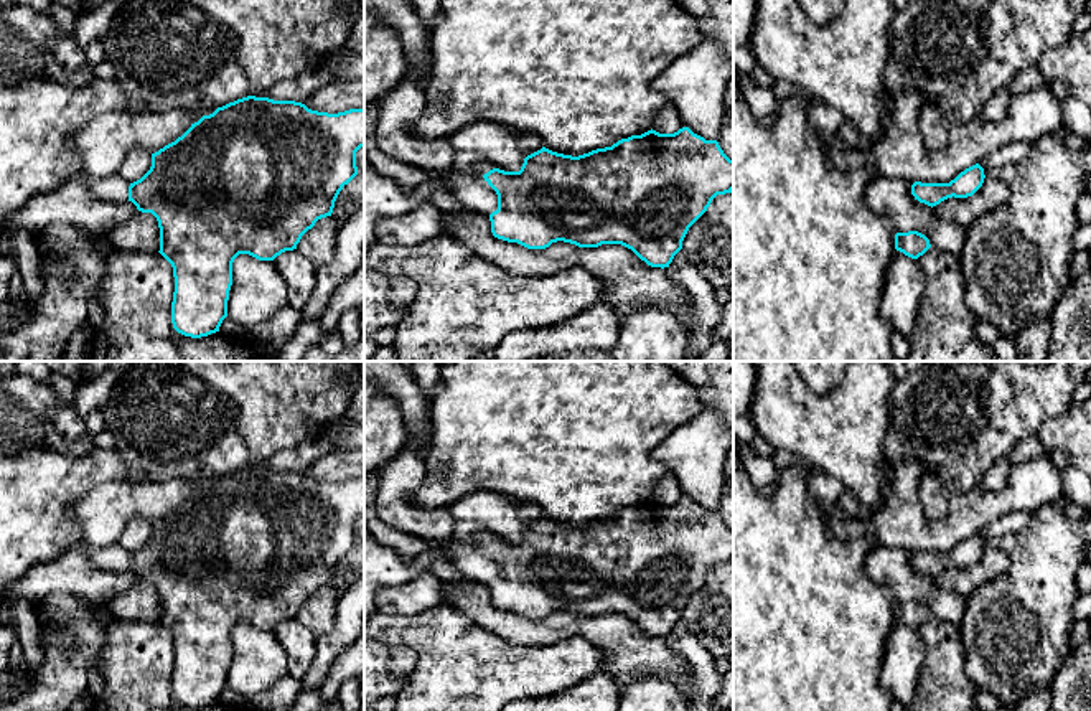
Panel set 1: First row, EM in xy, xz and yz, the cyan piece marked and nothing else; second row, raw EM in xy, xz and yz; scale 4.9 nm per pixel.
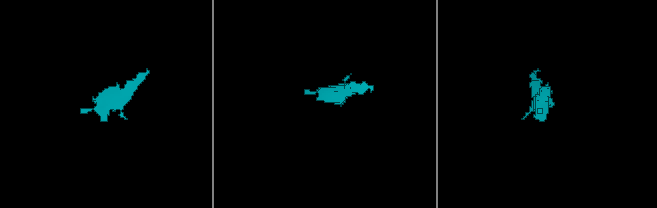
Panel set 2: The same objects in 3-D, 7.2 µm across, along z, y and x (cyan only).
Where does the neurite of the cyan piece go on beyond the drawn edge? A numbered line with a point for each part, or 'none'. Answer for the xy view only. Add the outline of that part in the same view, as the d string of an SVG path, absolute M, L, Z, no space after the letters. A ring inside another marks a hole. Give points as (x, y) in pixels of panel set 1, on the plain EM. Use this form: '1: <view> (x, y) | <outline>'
1: xy (112, 558) | M110 544L105 548L87 548L86 553L89 554L91 561L101 569L110 572L129 571L130 553L119 544Z

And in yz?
none

